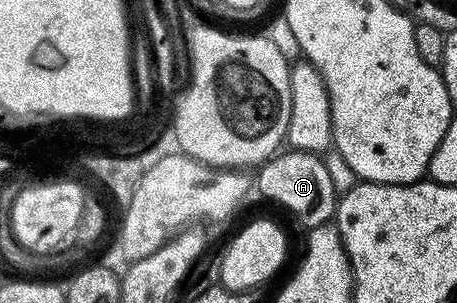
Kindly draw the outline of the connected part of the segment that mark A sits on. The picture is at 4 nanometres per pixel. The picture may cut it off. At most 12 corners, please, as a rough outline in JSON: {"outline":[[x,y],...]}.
{"outline":[[289,149],[259,167],[256,190],[307,229],[329,223],[338,191],[325,161]]}

